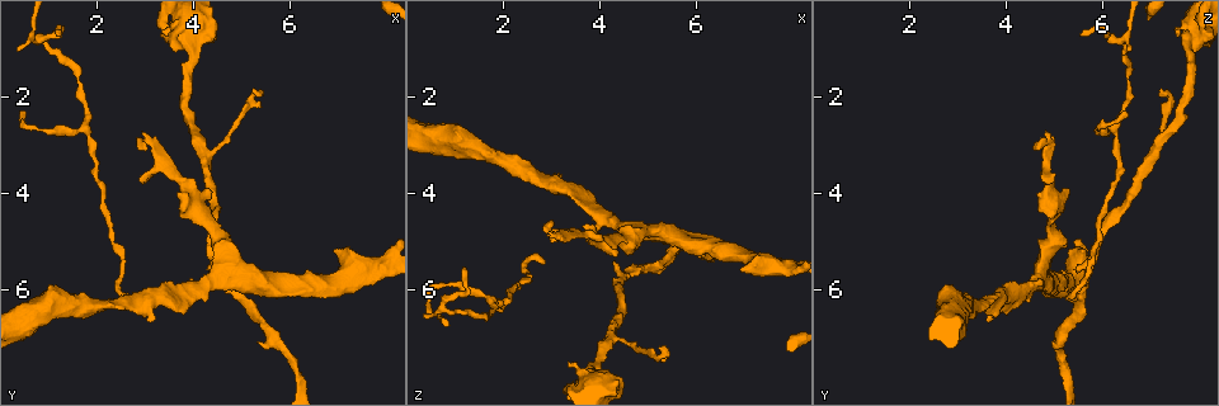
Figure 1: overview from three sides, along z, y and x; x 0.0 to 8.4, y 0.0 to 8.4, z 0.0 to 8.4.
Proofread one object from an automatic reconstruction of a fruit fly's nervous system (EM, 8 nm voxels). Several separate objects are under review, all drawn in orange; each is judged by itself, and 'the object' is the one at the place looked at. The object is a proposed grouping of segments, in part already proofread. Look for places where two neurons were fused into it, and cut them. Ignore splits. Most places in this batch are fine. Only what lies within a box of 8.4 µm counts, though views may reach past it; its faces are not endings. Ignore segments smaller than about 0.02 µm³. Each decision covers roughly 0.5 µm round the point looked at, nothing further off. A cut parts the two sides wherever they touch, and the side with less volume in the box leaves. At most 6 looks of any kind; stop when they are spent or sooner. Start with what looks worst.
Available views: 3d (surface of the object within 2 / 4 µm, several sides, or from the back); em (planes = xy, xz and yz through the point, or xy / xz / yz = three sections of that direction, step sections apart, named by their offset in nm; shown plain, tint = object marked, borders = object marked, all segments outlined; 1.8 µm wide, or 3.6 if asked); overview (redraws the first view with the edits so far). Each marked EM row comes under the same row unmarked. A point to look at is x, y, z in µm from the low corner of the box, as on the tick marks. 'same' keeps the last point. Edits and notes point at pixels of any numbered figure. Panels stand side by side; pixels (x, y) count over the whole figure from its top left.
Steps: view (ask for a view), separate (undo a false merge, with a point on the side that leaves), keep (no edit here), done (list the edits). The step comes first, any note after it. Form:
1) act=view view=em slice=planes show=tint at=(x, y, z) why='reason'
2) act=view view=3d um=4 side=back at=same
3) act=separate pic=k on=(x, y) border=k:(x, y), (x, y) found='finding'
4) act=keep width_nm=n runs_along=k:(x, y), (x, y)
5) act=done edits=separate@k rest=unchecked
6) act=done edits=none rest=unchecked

act=view view=em um=3.6 slice=yz step=16 show=tint at=(3.75, 0.55, 7.85) why='calibre changes'

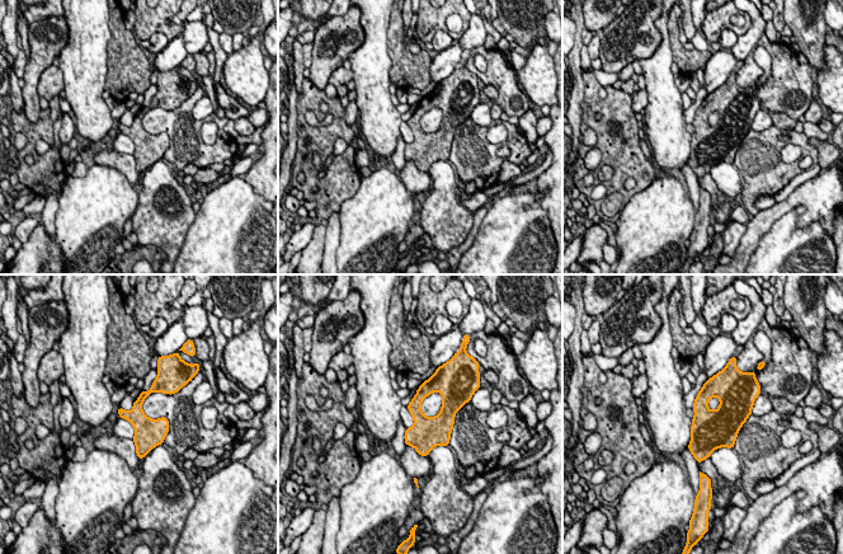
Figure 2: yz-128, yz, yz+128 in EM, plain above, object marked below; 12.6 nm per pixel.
act=view view=em um=3.6 slice=planes show=tint at=same why='another direction'

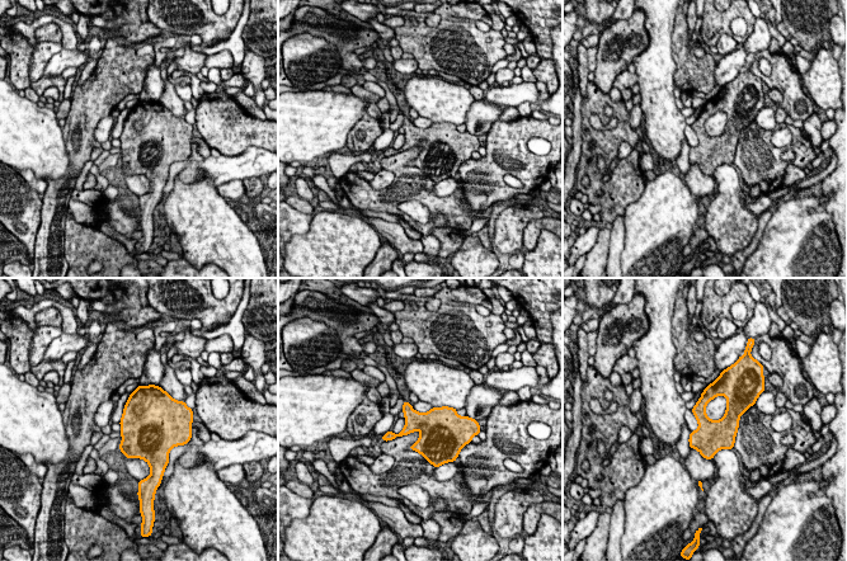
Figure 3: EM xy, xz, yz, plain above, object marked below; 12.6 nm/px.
act=keep found='one neuron here'

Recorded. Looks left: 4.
act=view view=3d um=4 at=(4.25, 3.25, 7.05) why='arms part here'

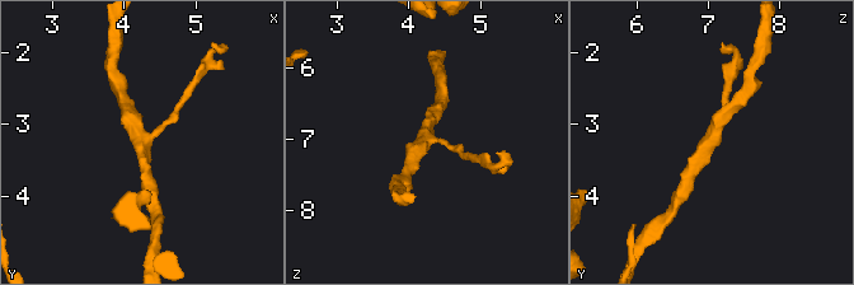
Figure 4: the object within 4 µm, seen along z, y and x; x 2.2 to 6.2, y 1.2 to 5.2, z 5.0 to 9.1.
act=view view=em slice=xy step=4 show=tint at=(4.15, 3.25, 7.00) why='now the EM'

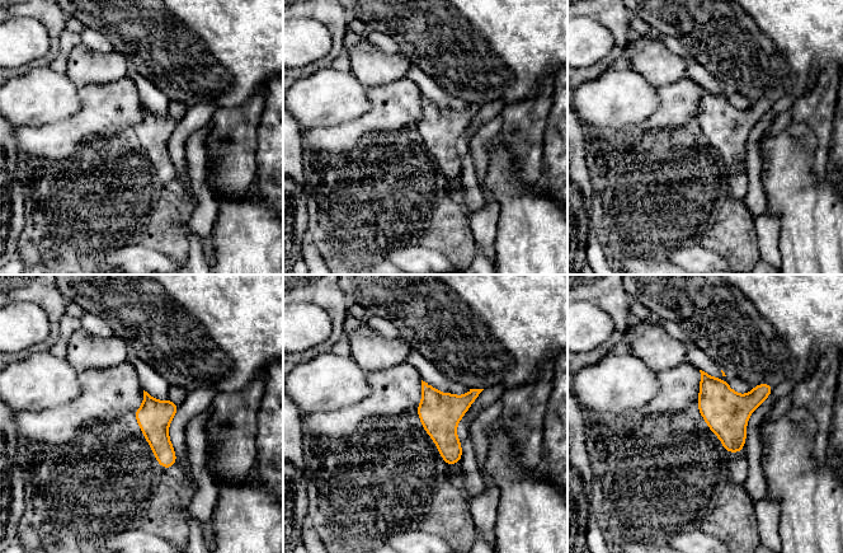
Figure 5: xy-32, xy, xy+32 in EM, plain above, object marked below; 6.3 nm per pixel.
act=view view=em slice=planes show=tint at=same

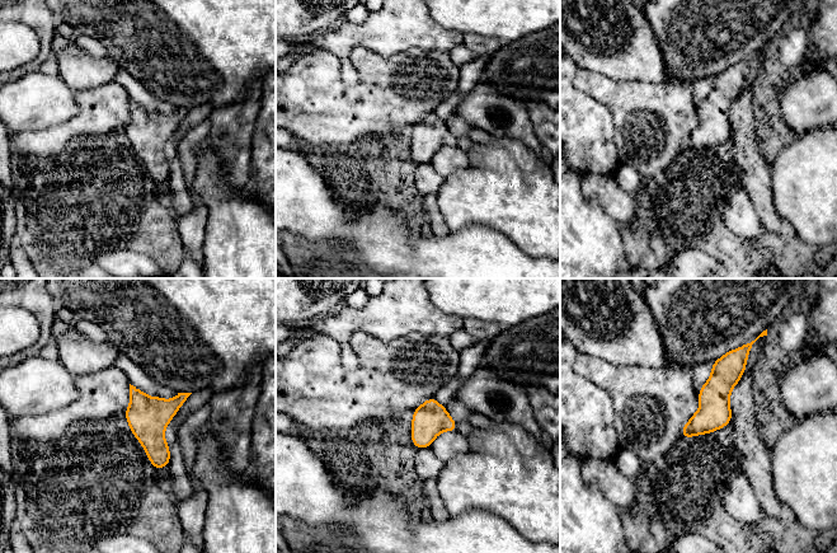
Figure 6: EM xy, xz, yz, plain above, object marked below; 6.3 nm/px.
act=keep width_nm=200 runs_along=6:(742, 356), (685, 434) found='all the same neuron'

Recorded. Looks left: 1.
act=view view=em um=3.6 slice=xz step=8 show=tint at=(7.80, 5.55, 5.60) why='thick turns thin'

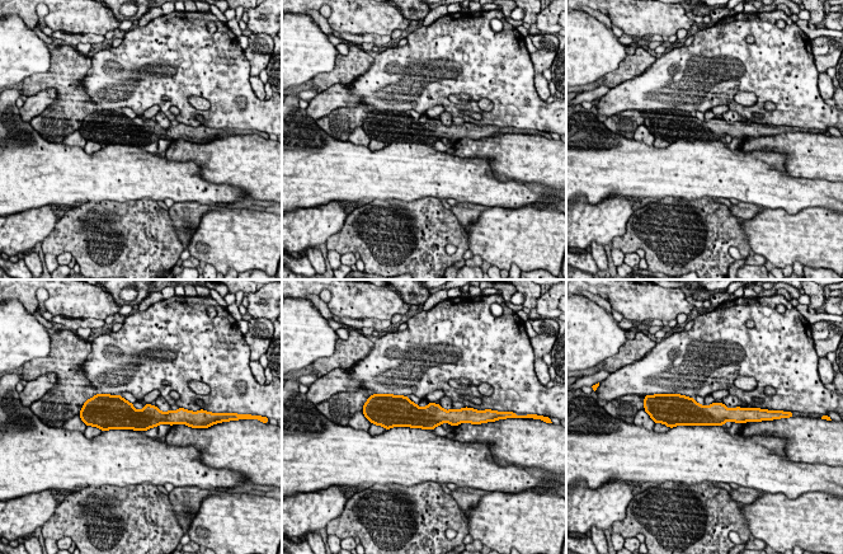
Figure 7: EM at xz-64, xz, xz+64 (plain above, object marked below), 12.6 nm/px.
act=keep found='one neuron here'

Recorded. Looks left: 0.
act=done edits=none rest=unchecked

